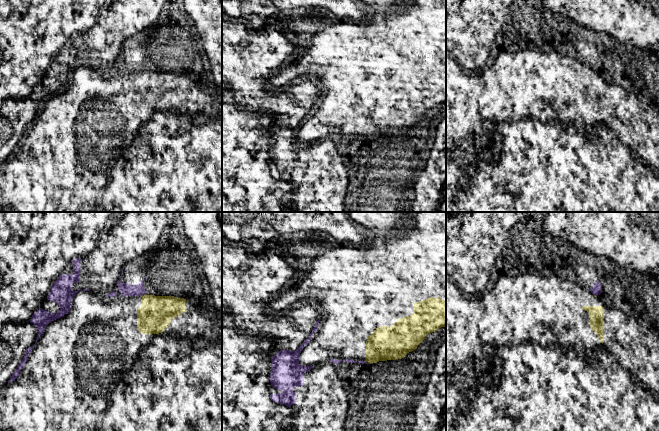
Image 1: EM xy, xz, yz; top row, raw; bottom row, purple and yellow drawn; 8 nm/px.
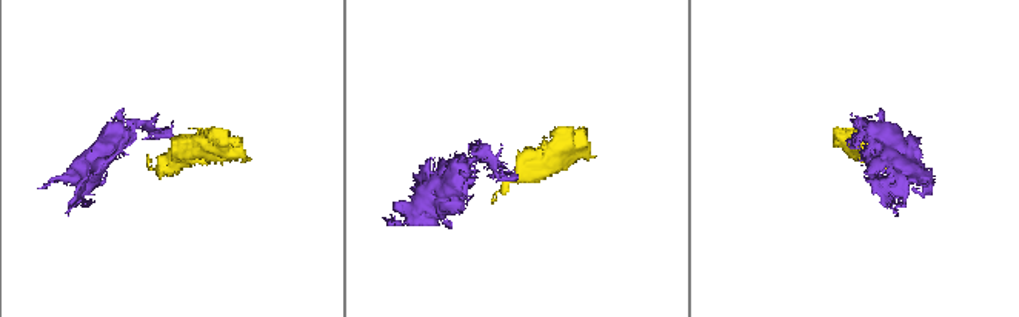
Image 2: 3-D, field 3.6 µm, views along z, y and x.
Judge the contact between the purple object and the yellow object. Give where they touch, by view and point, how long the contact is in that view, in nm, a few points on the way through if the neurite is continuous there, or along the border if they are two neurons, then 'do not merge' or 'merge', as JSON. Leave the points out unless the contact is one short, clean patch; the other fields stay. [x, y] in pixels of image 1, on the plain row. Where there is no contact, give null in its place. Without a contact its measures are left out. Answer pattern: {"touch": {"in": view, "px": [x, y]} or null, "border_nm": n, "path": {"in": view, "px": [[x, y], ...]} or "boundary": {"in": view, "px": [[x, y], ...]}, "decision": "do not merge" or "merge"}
{"touch": {"in": "xy", "px": [143, 70]}, "border_nm": 50, "boundary": {"in": "xy", "px": [[146, 70], [141, 72]]}, "decision": "do not merge"}

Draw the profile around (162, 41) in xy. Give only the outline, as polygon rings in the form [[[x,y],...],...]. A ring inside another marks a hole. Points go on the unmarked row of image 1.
[[[183,0],[167,1],[153,25],[124,42],[119,58],[134,62],[141,59],[143,55],[147,71],[160,66],[162,72],[184,74],[200,79],[203,83],[210,82],[211,68],[204,43],[192,19],[185,11]]]

